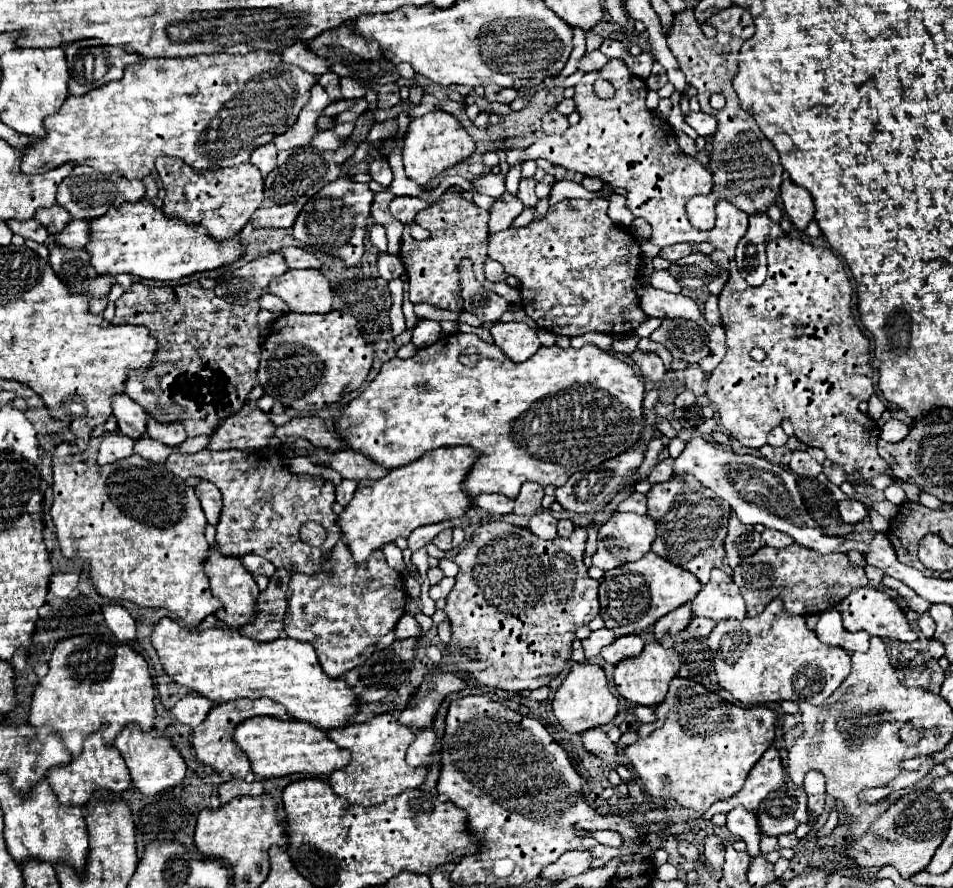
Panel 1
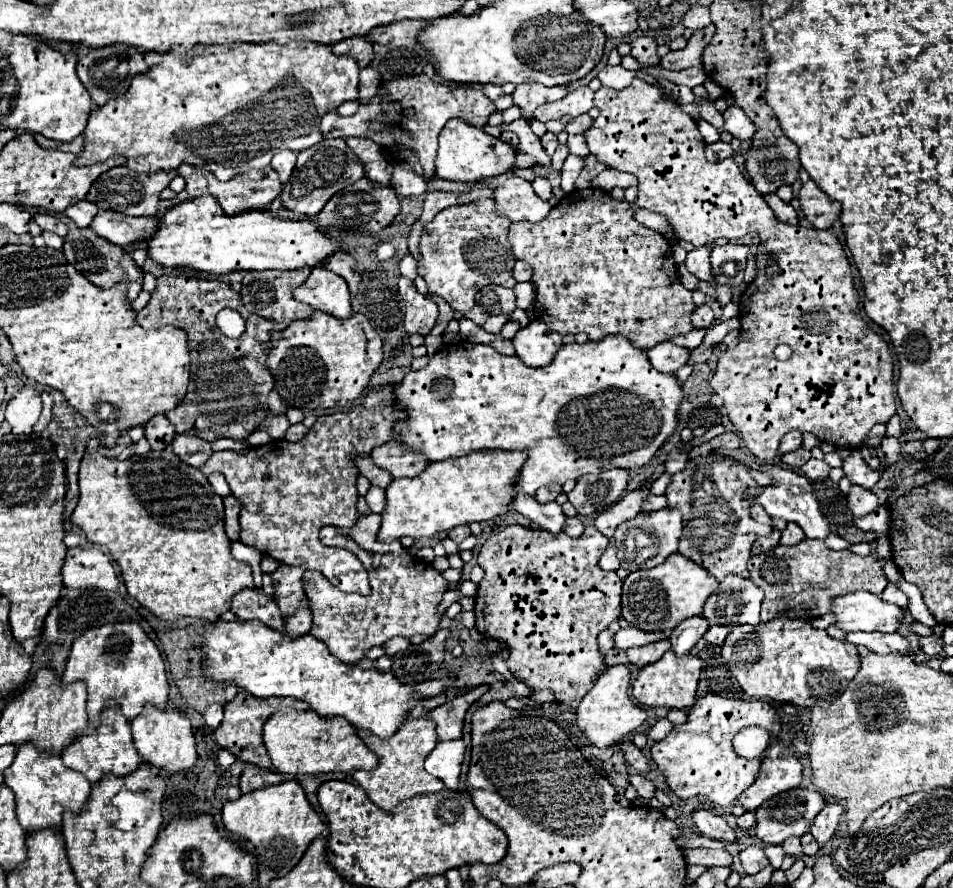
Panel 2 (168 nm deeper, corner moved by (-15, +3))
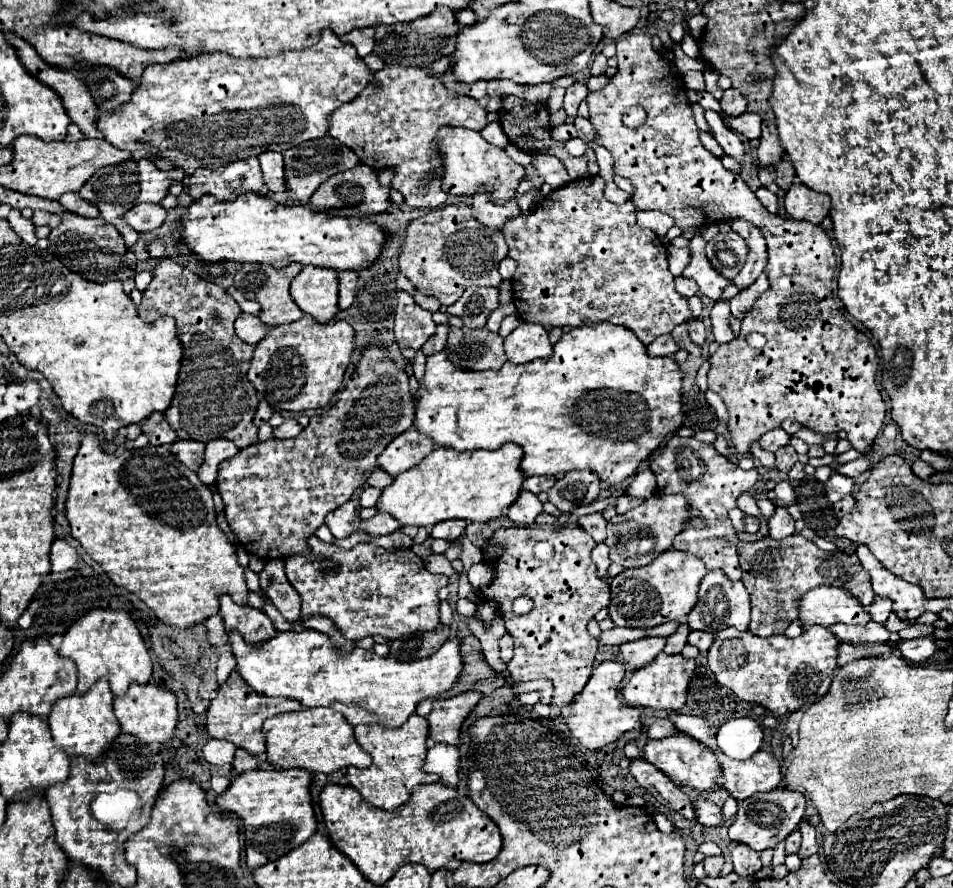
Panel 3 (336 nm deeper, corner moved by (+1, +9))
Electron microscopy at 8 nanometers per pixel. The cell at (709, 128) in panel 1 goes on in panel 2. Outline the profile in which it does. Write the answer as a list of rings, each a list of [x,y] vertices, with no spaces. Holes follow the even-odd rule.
[[[728,106],[724,116],[724,128],[738,140],[748,140],[756,134],[756,126],[750,118],[746,118],[744,110],[740,106]]]

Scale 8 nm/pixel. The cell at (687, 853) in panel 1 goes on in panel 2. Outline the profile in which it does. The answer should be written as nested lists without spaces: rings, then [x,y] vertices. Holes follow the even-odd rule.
[[[694,848],[686,852],[686,862],[692,864],[704,864],[704,866],[732,866],[732,856],[726,850],[706,850],[706,848]]]

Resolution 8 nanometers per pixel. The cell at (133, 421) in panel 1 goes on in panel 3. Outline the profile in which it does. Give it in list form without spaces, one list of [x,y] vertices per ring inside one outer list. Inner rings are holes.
[[[154,412],[142,422],[142,432],[148,436],[152,446],[162,446],[162,444],[172,444],[176,440],[176,432],[168,426],[164,420],[164,414]]]

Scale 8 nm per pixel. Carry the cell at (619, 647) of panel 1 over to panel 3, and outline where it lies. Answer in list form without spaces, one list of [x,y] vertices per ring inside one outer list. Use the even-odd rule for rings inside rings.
[[[642,638],[642,640],[634,640],[634,642],[626,642],[620,646],[620,654],[624,658],[624,662],[636,670],[644,664],[648,664],[650,660],[654,660],[664,648],[664,638]]]

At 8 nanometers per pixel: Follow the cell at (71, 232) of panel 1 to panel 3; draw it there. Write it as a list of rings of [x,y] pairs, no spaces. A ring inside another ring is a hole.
[[[136,204],[122,216],[136,232],[148,232],[158,228],[164,218],[166,210],[160,204]]]

